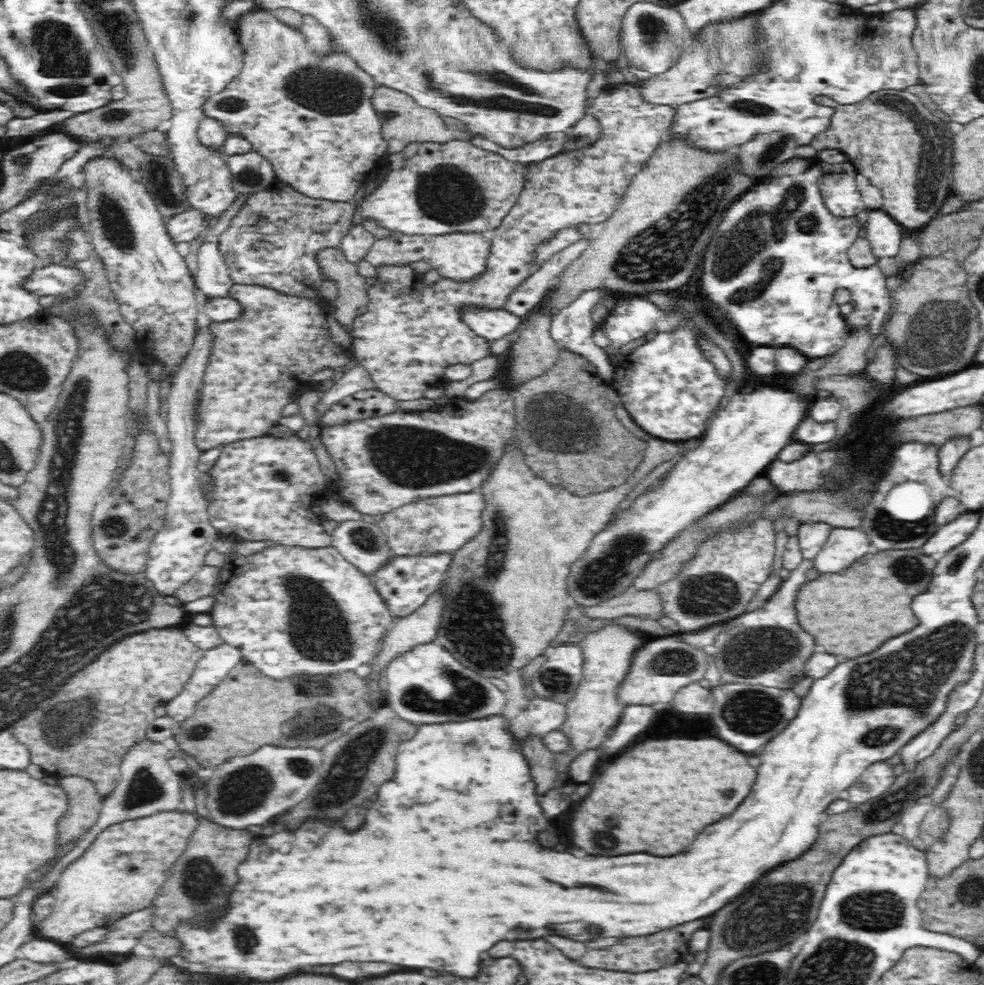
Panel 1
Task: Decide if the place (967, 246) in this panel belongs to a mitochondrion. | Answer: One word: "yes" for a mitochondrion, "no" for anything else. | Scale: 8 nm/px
no

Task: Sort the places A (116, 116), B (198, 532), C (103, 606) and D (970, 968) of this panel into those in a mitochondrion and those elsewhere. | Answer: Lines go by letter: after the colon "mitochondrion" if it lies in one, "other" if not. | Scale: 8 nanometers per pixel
A: mitochondrion
B: other
C: mitochondrion
D: other

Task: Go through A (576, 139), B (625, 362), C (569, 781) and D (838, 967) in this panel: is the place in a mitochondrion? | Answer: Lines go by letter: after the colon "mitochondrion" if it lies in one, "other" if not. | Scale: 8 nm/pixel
A: mitochondrion
B: other
C: other
D: mitochondrion

